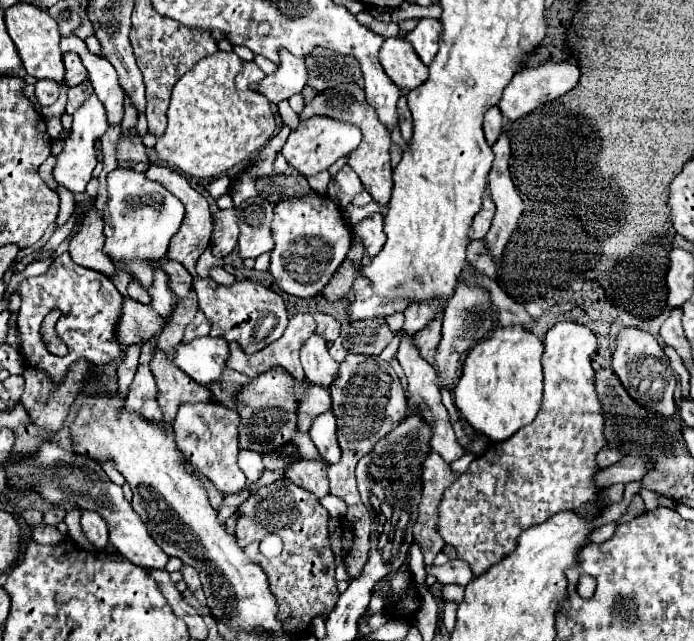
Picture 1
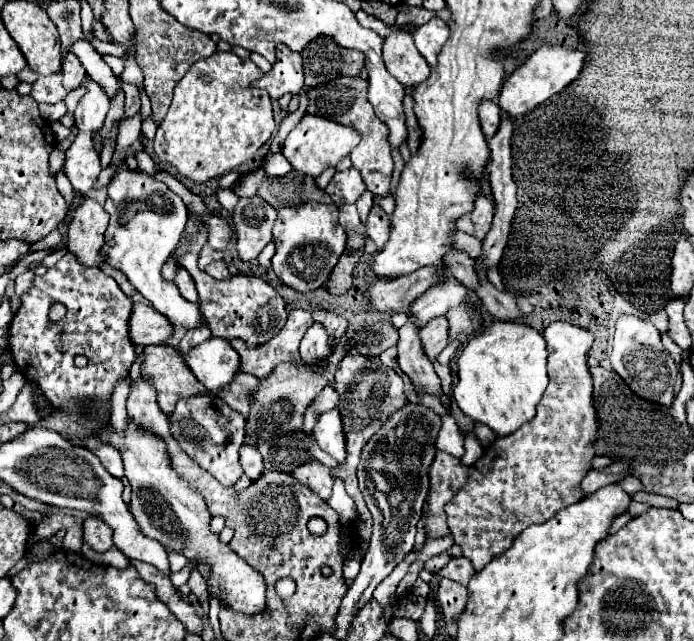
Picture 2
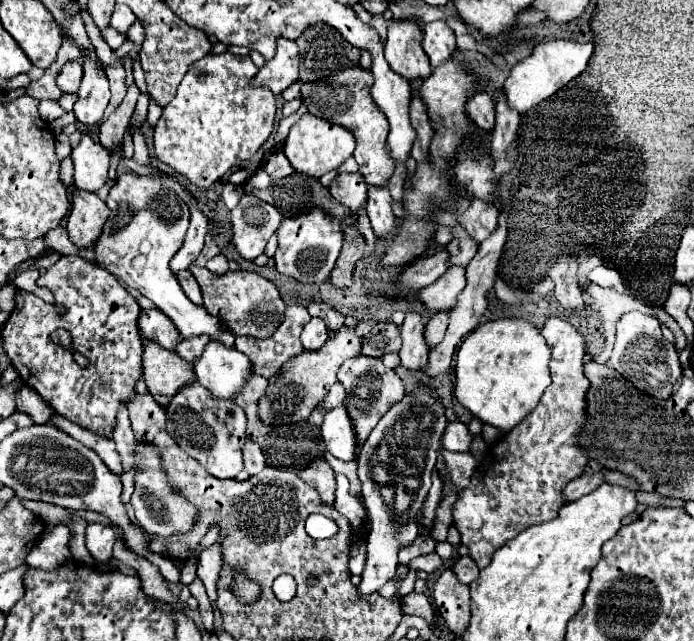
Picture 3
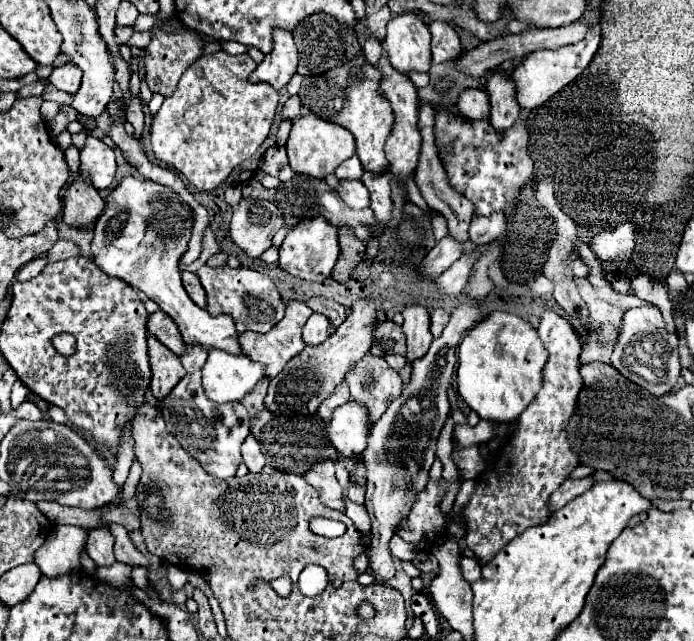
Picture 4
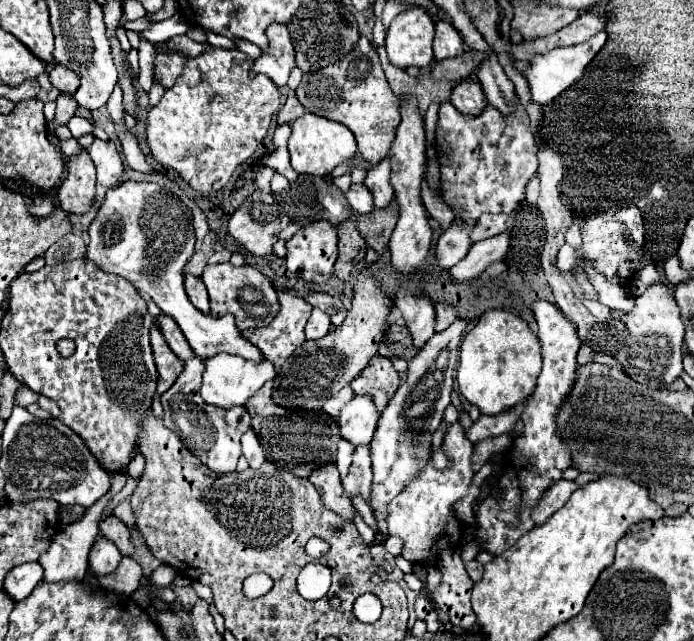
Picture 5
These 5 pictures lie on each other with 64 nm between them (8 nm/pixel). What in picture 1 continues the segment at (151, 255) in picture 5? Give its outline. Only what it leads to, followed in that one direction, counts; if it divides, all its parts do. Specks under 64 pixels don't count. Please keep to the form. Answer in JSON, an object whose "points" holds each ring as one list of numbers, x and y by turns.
{"points":[[116,168,108,174,108,204,104,208,104,236,106,254,126,264,140,284,148,290,156,260,168,252,170,238,178,232,184,220,184,204,176,200,162,184,146,178,132,168]]}

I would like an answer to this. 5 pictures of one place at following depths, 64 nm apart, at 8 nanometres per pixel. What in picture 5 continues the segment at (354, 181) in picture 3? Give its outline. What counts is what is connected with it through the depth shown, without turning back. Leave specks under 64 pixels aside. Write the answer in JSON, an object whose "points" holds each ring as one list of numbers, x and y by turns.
{"points":[[350,184,348,192,344,194,348,204,358,212,358,214,370,214,374,210,372,206,372,194,364,184]]}

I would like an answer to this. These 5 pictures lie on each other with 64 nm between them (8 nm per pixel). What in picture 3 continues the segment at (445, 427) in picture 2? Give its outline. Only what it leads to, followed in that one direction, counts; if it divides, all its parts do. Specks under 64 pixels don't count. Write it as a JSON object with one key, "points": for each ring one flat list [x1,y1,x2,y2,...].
{"points":[[448,422,442,434,442,448,450,452,466,452,470,448,470,434,462,422]]}

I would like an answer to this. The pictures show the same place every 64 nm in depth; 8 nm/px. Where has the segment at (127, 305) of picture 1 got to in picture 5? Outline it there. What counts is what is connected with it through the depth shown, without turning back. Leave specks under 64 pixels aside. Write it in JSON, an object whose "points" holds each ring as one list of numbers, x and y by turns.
{"points":[[158,314,156,316,156,324,166,340,166,344,170,346,170,350,180,358,180,360,188,360,188,356,192,356,192,348,188,348,188,342,184,340,184,334,180,332,180,328,174,324,174,320,170,316]]}

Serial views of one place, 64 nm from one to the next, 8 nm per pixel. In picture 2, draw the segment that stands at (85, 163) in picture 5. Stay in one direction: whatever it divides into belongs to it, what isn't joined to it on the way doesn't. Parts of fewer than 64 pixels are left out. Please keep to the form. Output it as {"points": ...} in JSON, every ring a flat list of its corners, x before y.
{"points":[[82,200,74,210,74,220,68,228,68,252,72,252,84,266,102,266,106,260,102,254,106,226,108,212,96,200]]}

